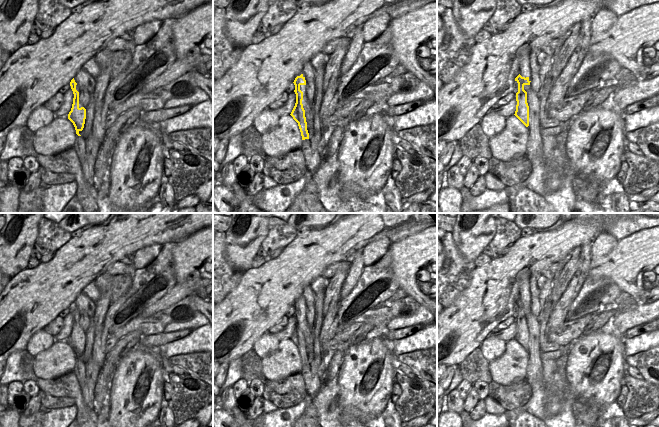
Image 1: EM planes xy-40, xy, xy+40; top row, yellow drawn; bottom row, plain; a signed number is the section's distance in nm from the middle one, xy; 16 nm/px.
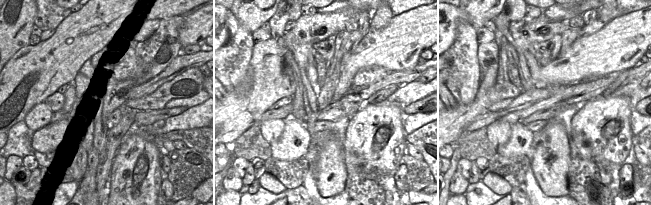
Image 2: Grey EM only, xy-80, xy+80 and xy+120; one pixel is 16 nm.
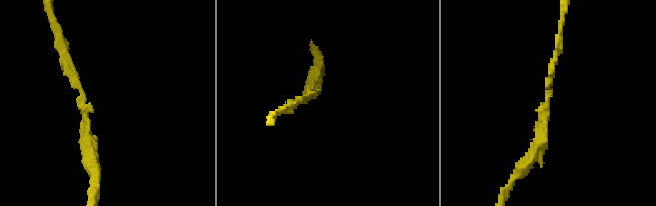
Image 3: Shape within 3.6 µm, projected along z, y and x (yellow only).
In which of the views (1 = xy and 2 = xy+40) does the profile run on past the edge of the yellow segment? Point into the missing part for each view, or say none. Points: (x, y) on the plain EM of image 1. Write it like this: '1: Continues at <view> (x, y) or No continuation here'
1: No continuation here
2: No continuation here.

